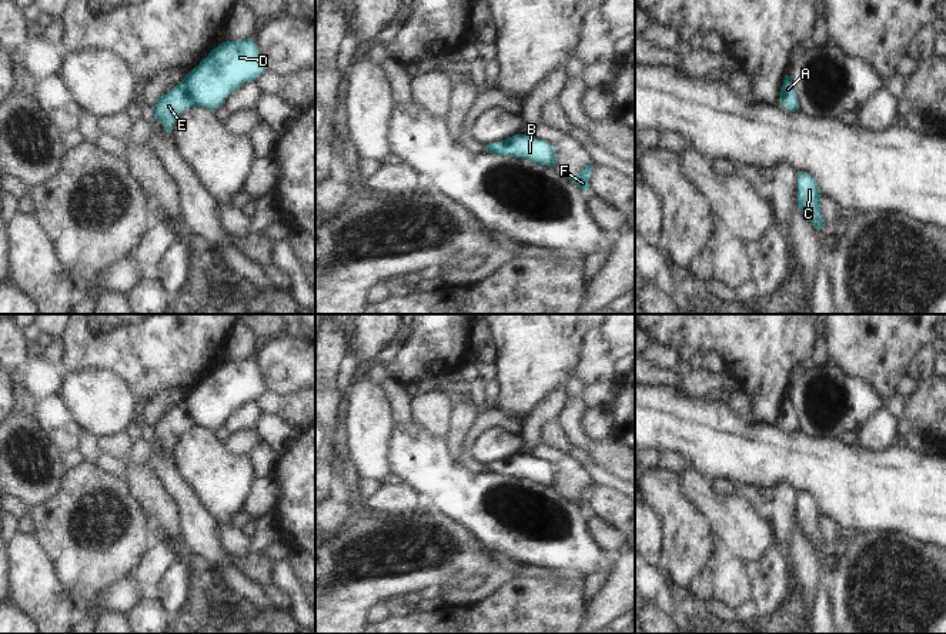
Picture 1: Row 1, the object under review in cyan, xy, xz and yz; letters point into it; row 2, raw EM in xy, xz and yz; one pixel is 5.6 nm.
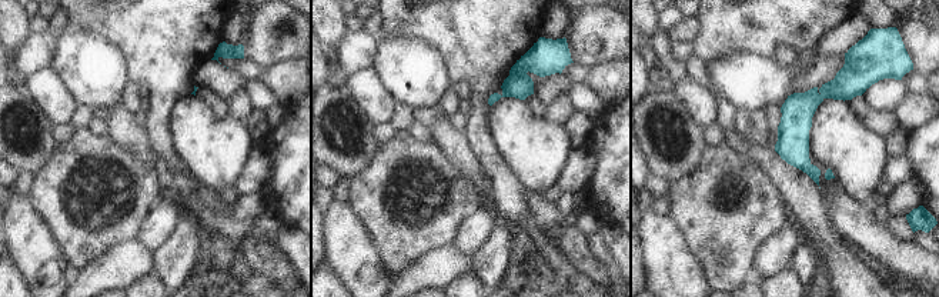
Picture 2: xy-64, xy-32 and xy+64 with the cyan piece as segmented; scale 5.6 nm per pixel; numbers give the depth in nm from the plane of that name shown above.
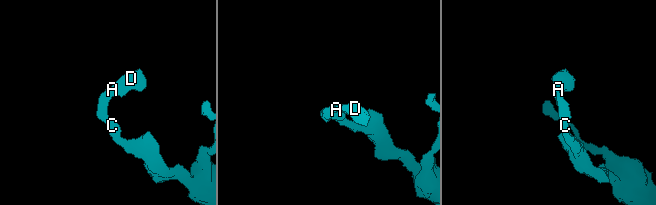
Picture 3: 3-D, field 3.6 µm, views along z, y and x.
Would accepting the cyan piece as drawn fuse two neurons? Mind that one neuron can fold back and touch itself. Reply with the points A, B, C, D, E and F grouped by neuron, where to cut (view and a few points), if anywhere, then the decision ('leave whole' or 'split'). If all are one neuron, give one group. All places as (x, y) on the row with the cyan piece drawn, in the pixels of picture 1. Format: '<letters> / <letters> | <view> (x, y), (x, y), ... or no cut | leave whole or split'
A B C D E F | no cut | leave whole

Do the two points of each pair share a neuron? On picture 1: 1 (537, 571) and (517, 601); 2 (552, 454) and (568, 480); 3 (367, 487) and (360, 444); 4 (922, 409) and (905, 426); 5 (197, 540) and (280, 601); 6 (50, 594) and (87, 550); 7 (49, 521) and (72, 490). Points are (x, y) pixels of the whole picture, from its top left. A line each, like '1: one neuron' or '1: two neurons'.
1: two neurons
2: one neuron
3: two neurons
4: two neurons
5: two neurons
6: two neurons
7: one neuron

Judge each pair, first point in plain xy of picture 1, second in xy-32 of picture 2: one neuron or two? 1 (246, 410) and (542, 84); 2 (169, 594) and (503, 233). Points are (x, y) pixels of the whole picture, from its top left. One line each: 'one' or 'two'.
1: one
2: one

